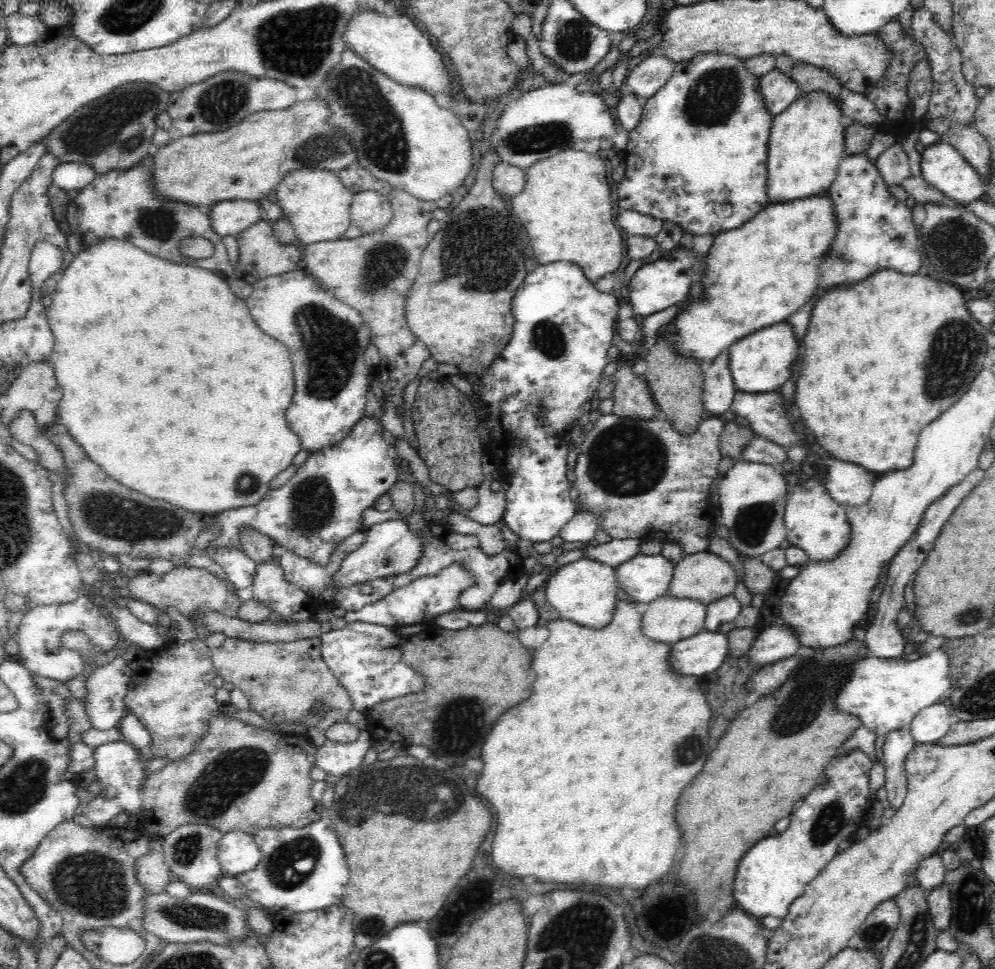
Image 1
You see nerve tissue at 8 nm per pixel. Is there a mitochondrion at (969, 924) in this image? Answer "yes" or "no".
yes

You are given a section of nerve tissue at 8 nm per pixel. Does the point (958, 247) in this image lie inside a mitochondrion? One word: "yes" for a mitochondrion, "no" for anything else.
yes

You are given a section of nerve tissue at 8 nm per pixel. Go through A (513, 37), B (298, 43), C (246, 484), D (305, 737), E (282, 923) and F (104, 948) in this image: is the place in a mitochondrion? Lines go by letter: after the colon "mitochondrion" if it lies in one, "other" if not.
A: other
B: mitochondrion
C: mitochondrion
D: other
E: other
F: other

